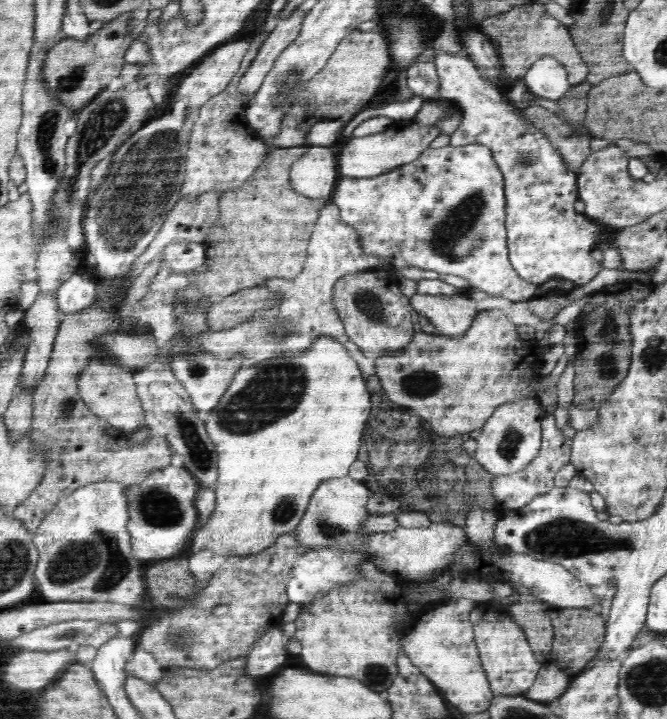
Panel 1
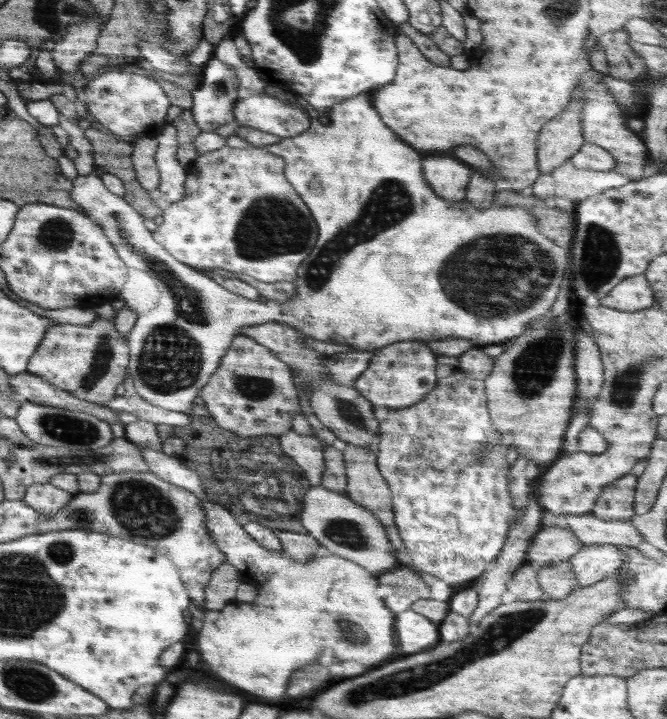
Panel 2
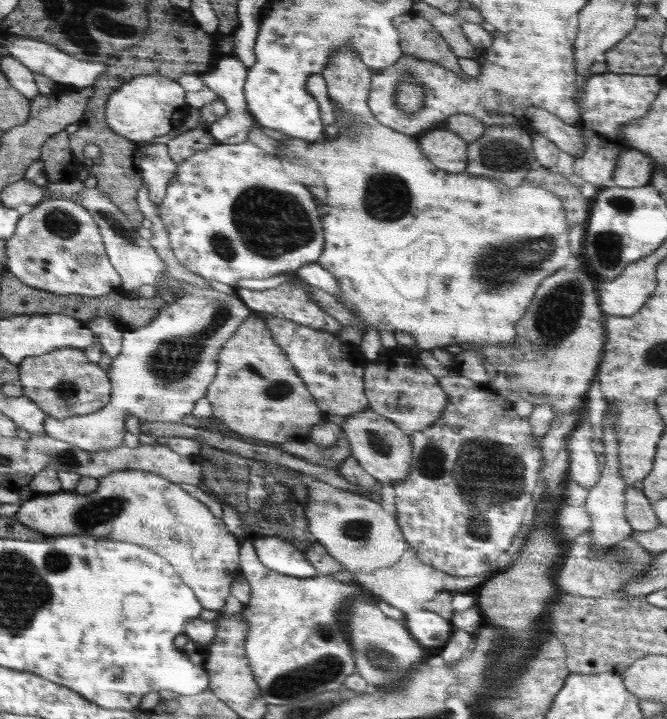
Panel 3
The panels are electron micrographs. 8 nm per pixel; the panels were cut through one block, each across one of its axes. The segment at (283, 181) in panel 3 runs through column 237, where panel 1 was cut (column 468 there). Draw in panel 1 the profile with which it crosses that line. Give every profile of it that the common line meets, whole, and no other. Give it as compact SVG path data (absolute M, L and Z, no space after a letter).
M482 144L445 146L423 150L420 156L394 170L370 178L339 178L331 202L340 209L342 224L358 231L362 251L382 259L384 268L422 268L452 274L468 281L471 288L512 302L530 301L538 285L523 280L509 259L505 227L504 179L494 155Z

